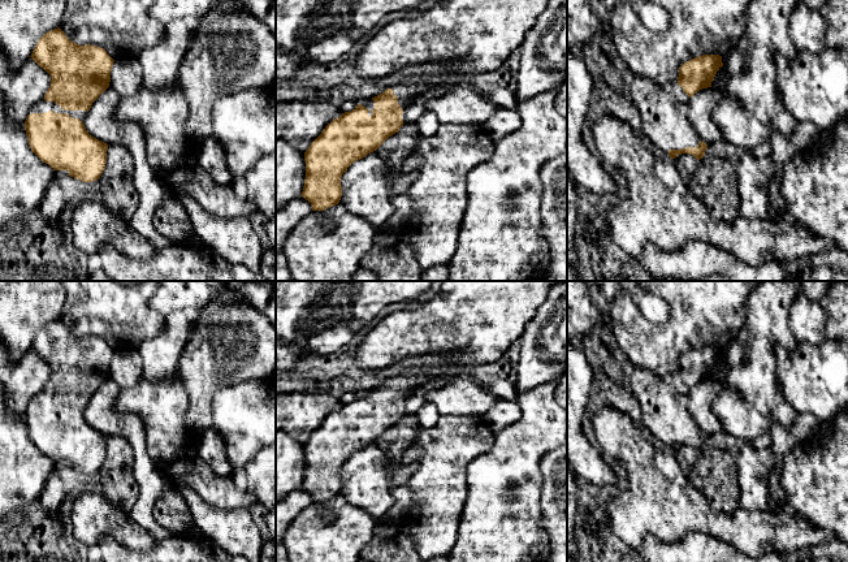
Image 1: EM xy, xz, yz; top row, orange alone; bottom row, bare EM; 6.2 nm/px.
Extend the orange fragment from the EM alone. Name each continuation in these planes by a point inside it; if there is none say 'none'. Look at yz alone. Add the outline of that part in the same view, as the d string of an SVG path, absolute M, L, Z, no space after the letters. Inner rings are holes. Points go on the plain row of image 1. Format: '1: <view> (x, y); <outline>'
1: yz (663, 400); M636 367L631 375L631 392L640 406L644 425L656 440L666 445L666 450L670 450L670 441L698 437L701 431L688 410L689 388L679 376L658 376L652 371Z

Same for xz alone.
1: xz (407, 380); M458 354L446 355L436 367L424 366L404 368L398 375L390 379L394 382L394 386L398 389L398 395L403 401L403 414L406 412L406 399L416 388L423 386L424 384L438 376L450 376L459 373L459 369L457 368L458 356Z

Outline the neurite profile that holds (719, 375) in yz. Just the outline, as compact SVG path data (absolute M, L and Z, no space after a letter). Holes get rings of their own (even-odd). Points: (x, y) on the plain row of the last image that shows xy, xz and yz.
M722 358L717 363L714 372L711 373L711 380L721 385L724 385L727 373L728 373L728 366L726 364L724 359Z

